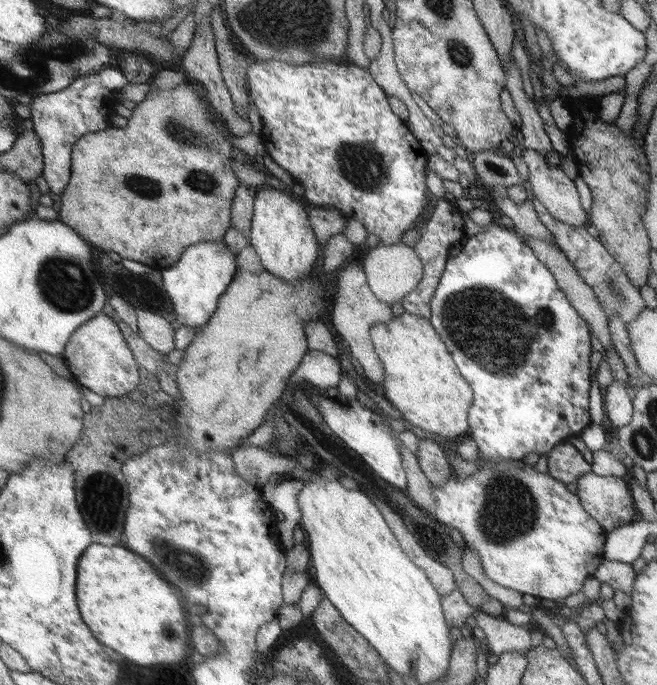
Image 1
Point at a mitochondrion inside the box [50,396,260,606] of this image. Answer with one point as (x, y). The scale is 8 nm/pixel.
(190, 567)

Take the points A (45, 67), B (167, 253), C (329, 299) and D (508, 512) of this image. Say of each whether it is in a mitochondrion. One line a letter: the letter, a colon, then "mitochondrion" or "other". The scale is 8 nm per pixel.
A: mitochondrion
B: other
C: other
D: mitochondrion

